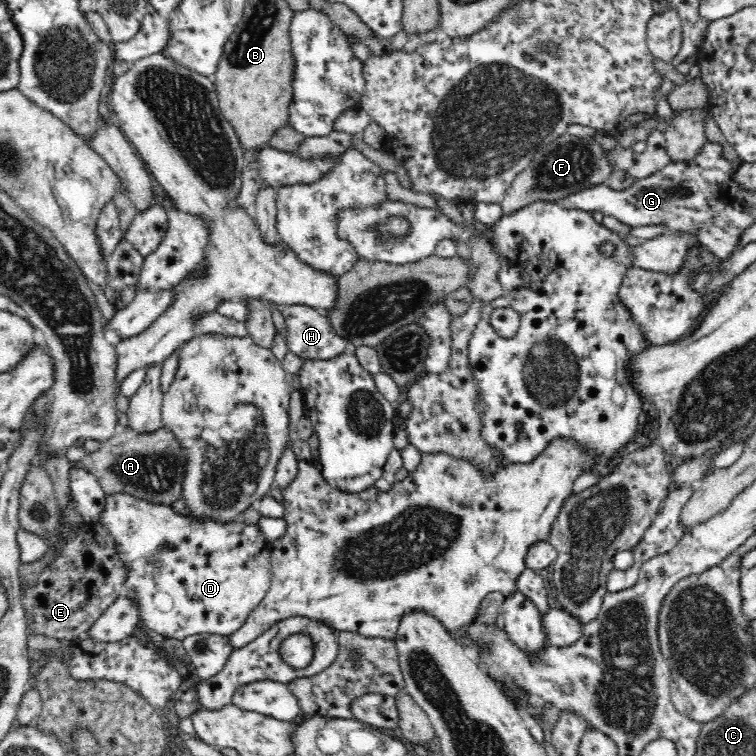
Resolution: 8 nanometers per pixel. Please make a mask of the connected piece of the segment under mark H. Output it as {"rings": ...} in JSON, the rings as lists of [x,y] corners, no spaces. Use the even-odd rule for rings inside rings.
{"rings":[[[277,305],[277,308],[281,311],[286,323],[288,331],[286,340],[289,352],[303,359],[332,360],[353,350],[351,344],[333,330],[326,314],[304,305]]]}

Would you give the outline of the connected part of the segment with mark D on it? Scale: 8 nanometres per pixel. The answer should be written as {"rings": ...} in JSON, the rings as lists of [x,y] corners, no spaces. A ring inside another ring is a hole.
{"rings":[[[116,493],[107,495],[105,498],[105,509],[99,518],[99,523],[103,524],[109,534],[115,540],[117,555],[127,568],[128,576],[124,583],[123,594],[137,602],[140,609],[142,624],[162,635],[164,638],[177,638],[192,635],[213,634],[218,636],[230,636],[234,634],[248,618],[248,615],[260,604],[265,597],[271,583],[271,544],[262,537],[258,525],[244,524],[241,518],[236,518],[229,523],[218,523],[218,521],[196,521],[190,515],[179,516],[172,511],[171,505],[155,505],[145,500],[138,500],[128,493]]]}

